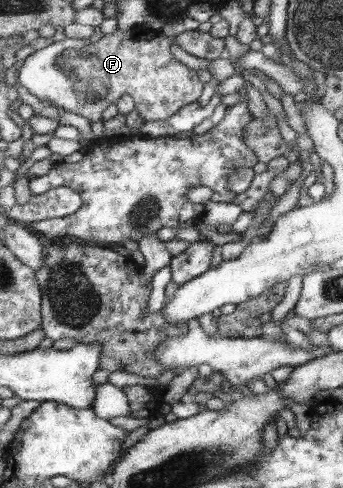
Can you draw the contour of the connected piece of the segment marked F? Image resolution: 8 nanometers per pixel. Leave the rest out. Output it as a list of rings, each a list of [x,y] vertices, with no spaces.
[[[146,26],[120,30],[104,34],[97,42],[91,43],[89,38],[68,38],[53,42],[45,49],[36,50],[21,63],[19,85],[24,86],[45,104],[56,108],[64,108],[69,112],[88,118],[91,123],[102,120],[103,110],[110,104],[116,104],[124,93],[132,96],[138,114],[142,120],[164,120],[174,116],[186,104],[196,102],[202,96],[200,78],[196,71],[176,60],[171,52],[171,45],[176,43],[174,36],[166,36],[158,27],[149,29]]]

